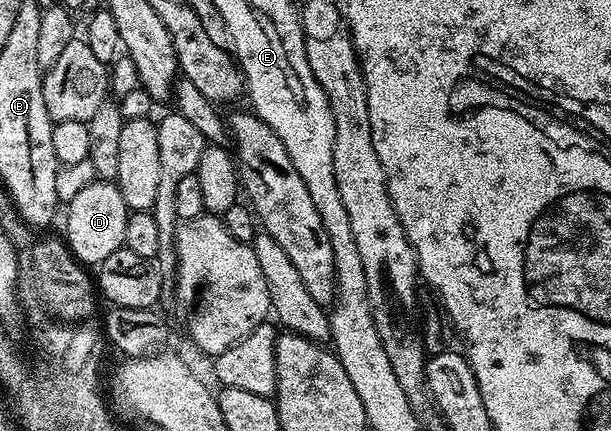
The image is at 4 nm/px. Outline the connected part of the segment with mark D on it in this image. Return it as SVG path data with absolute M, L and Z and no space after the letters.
M95 179L82 188L65 206L66 209L66 241L68 251L83 266L97 267L102 264L112 251L124 246L124 223L128 223L130 213L124 203L124 195L120 195L114 181Z

